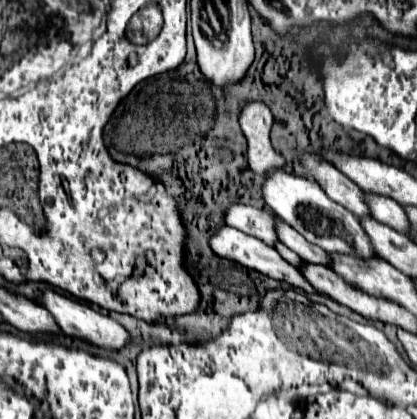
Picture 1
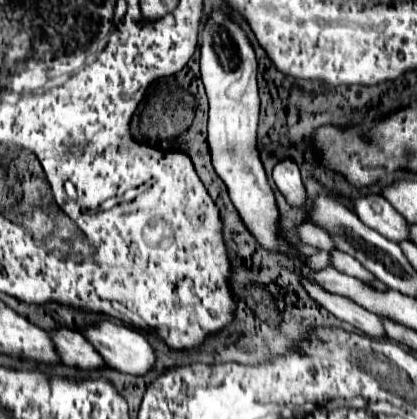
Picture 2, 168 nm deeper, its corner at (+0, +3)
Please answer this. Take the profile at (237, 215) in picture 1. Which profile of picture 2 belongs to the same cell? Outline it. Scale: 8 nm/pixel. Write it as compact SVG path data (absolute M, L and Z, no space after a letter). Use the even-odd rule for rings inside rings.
M310 223L300 225L300 229L296 231L294 237L298 241L302 241L304 245L312 245L312 247L326 249L326 251L336 249L336 243L334 243L334 239L330 239L330 233L328 231L320 231L320 227L314 227Z

